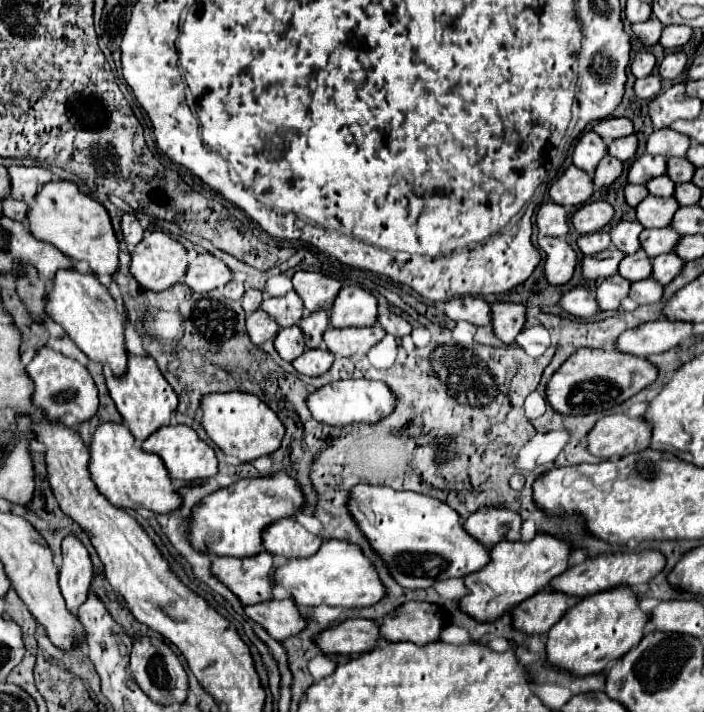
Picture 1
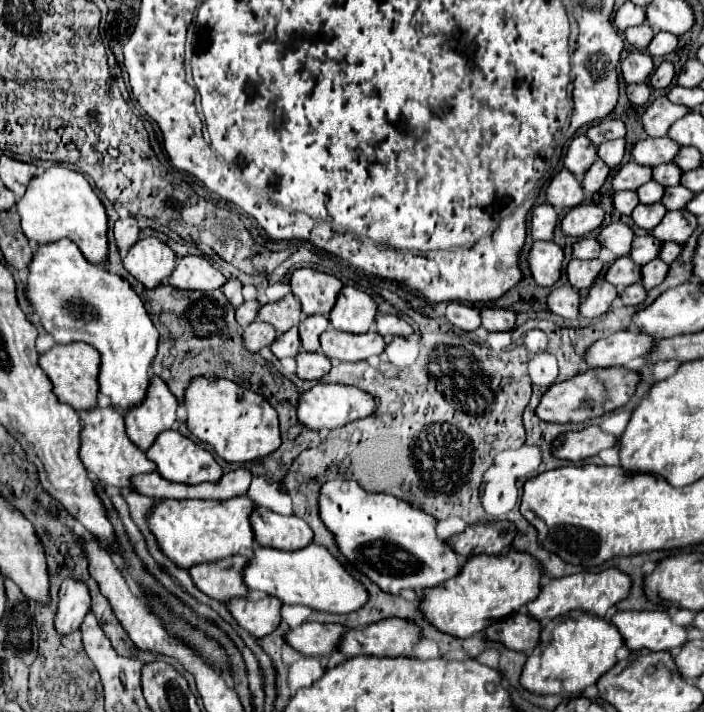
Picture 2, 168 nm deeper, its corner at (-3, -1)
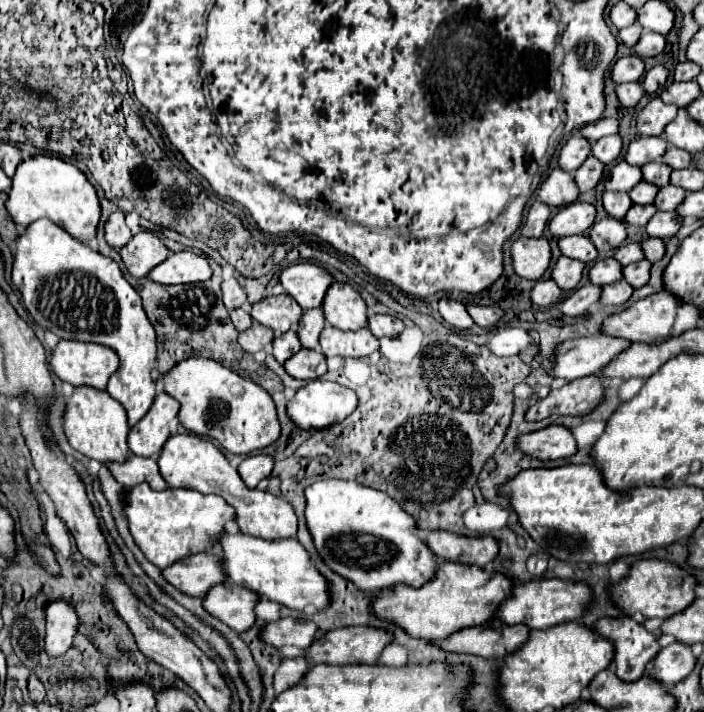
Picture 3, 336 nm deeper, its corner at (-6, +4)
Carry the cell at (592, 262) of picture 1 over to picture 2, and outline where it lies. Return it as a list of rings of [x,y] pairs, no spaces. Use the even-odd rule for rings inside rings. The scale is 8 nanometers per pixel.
[[[571,259],[567,265],[567,277],[569,283],[575,291],[581,289],[589,289],[593,285],[593,281],[597,279],[597,275],[603,269],[603,261],[601,259],[589,259],[589,261],[581,261],[581,259]]]

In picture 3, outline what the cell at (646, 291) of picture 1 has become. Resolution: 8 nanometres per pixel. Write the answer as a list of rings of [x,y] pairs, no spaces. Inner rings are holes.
[[[618,280],[618,282],[612,282],[602,288],[600,302],[606,306],[620,306],[632,296],[632,292],[634,292],[632,286],[628,286],[624,280]]]

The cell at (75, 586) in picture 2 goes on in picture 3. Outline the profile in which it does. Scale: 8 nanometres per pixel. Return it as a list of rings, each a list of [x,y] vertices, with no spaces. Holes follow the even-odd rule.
[[[64,600],[52,602],[46,608],[44,652],[50,658],[62,656],[72,646],[76,630],[78,630],[78,618],[72,606],[68,606]]]

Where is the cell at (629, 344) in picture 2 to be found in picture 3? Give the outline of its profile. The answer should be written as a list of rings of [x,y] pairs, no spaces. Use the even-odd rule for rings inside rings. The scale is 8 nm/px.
[[[604,334],[564,340],[554,348],[554,360],[546,374],[568,382],[598,374],[624,346],[628,346],[628,342],[620,342],[620,338],[604,338]]]

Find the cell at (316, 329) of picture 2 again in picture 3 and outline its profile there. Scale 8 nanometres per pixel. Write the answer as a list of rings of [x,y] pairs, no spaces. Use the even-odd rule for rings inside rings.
[[[312,308],[312,310],[304,312],[300,318],[300,328],[298,328],[300,344],[304,348],[316,348],[318,336],[324,326],[326,326],[326,318],[322,314],[322,308]]]

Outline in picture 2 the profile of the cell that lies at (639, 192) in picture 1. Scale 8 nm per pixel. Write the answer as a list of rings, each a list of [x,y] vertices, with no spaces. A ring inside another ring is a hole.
[[[617,191],[613,197],[613,205],[623,215],[631,215],[635,205],[639,205],[639,197],[635,191]]]

